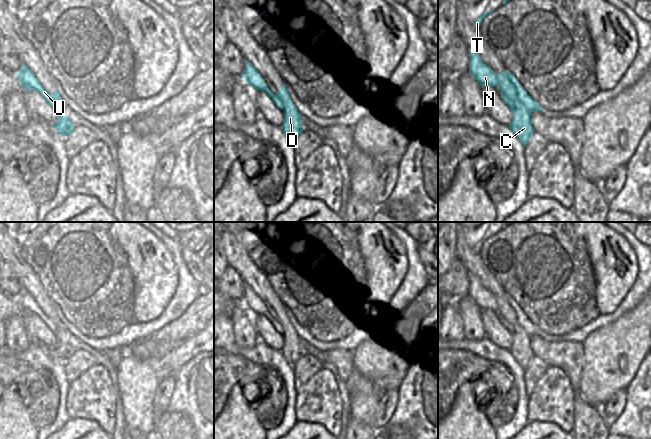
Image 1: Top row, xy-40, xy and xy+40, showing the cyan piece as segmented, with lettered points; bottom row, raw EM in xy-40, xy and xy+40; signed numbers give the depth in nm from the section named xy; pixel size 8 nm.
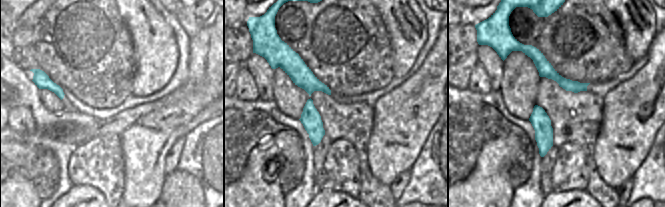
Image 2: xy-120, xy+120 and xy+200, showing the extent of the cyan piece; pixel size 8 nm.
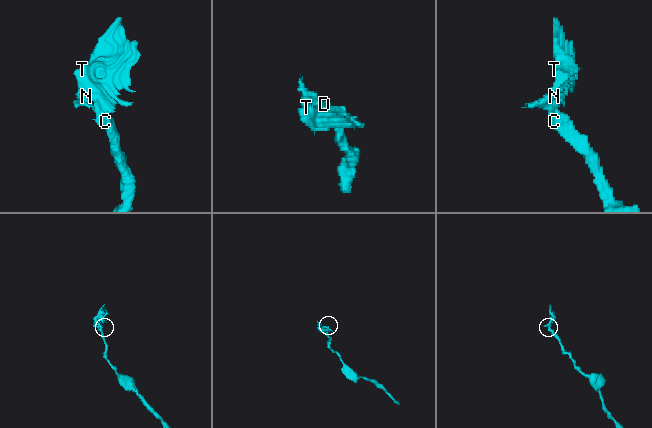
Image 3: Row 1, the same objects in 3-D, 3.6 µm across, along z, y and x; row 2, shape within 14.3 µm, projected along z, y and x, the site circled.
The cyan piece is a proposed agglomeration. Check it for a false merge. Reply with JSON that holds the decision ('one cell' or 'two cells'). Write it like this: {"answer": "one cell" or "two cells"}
{"answer": "two cells"}

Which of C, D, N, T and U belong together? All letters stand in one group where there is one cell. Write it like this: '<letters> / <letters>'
C D / N T U

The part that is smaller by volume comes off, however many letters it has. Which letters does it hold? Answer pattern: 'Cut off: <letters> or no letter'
Cut off: N, T, U

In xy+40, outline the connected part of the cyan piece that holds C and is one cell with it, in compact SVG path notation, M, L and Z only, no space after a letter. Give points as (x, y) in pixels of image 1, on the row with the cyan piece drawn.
M502 92L501 97L513 113L513 119L509 127L525 146L529 141L529 137L535 132L531 125L531 111L522 102L512 99Z

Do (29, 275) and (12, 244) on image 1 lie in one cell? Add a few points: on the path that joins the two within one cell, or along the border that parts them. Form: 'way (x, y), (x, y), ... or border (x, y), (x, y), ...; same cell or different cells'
way (21, 267), (12, 252); same cell

